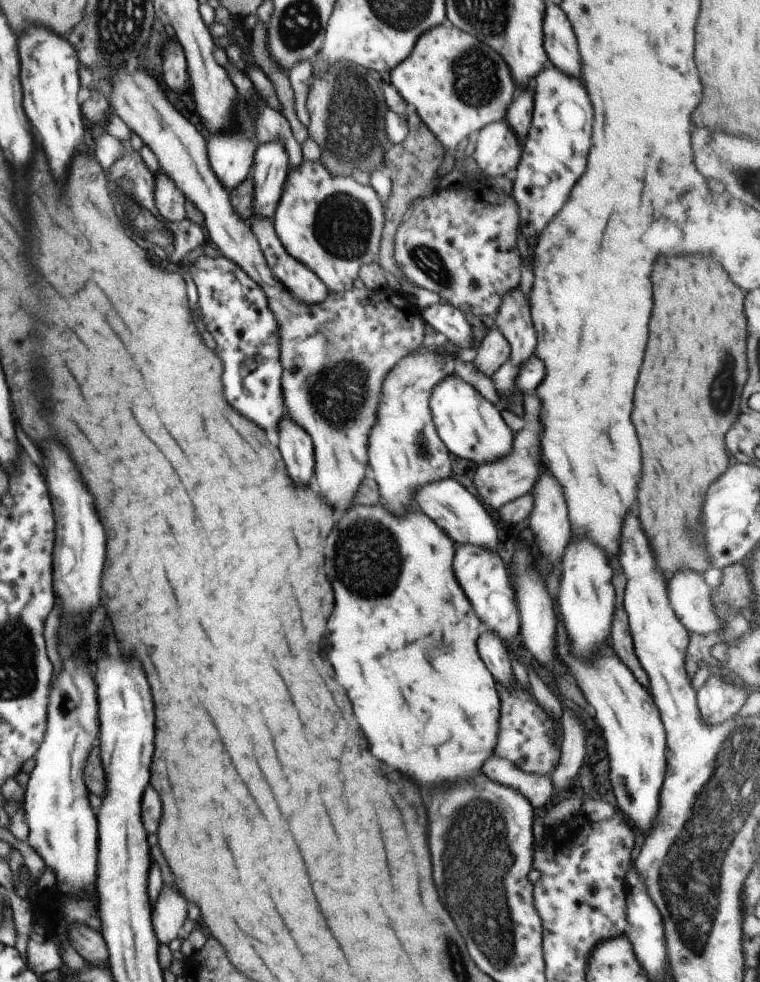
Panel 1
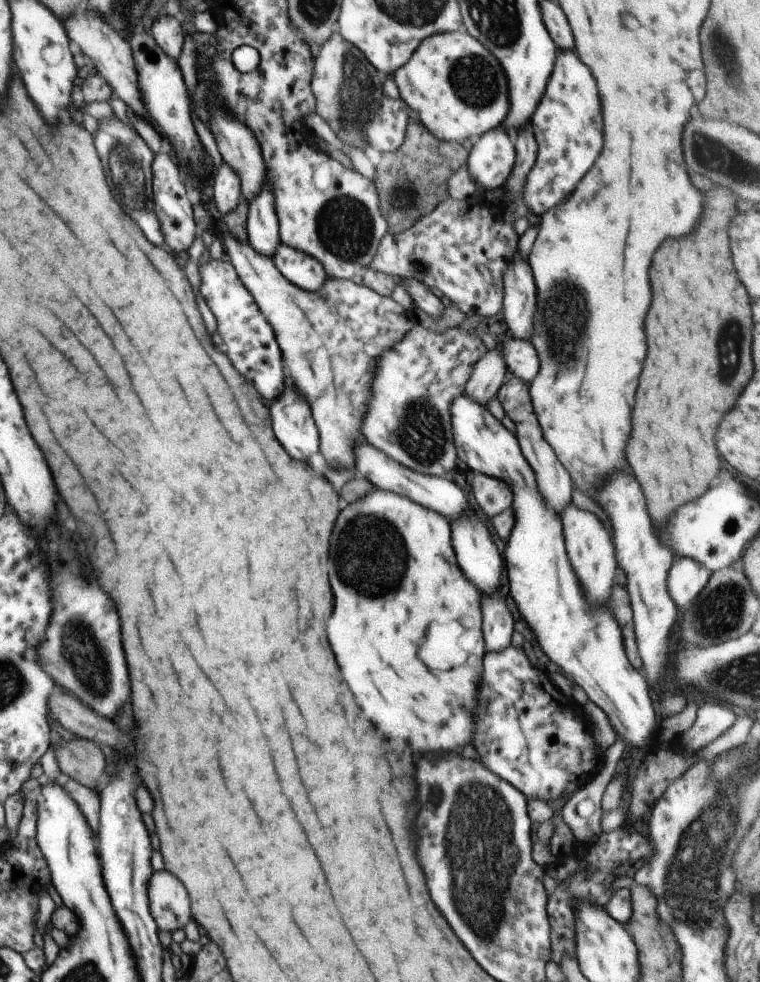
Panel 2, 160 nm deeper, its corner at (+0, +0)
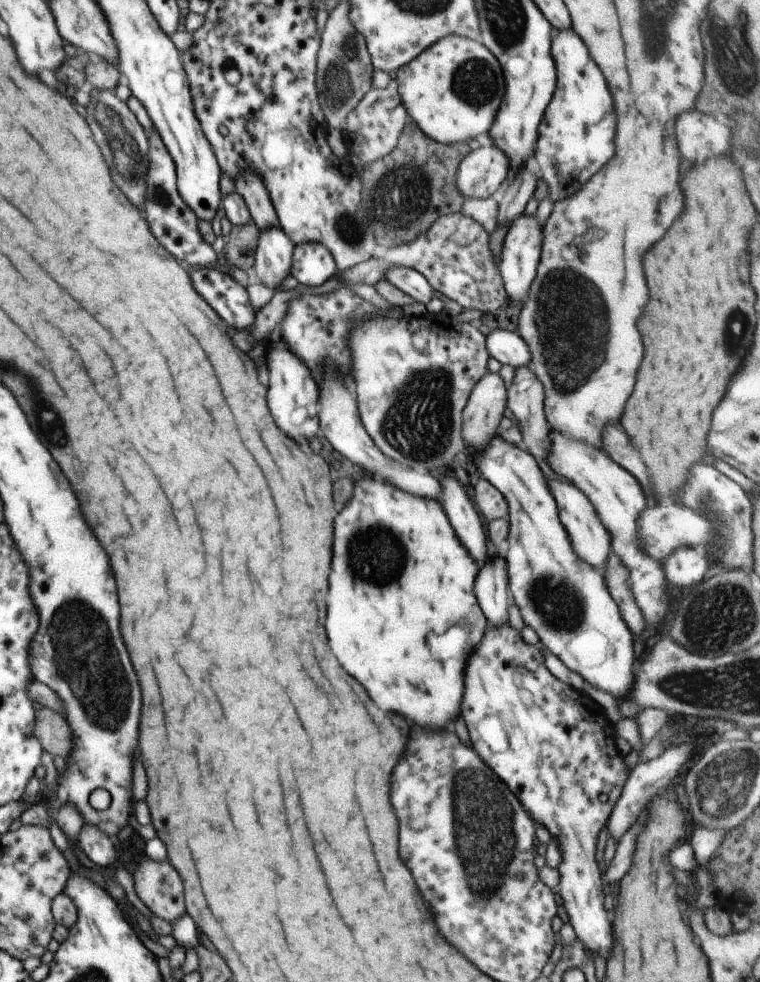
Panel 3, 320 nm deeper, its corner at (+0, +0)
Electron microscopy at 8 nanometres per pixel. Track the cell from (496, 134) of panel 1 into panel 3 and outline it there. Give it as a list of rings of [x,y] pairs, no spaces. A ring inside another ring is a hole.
[[[488,134],[478,137],[480,146],[471,150],[459,164],[457,187],[464,198],[497,197],[509,180],[510,166],[506,155],[492,144]]]

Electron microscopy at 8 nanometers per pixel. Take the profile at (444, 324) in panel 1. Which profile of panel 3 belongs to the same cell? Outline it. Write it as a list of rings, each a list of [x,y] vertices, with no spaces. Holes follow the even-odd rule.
[[[396,265],[390,267],[383,278],[420,304],[426,305],[434,297],[430,283],[415,268]]]

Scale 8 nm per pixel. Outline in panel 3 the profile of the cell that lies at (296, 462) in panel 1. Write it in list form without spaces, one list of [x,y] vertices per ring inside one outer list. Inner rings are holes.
[[[275,332],[270,338],[270,352],[266,358],[268,368],[268,408],[278,422],[278,426],[294,440],[300,436],[314,438],[318,432],[319,420],[319,392],[310,368],[306,368],[303,360],[298,360],[292,351],[282,342],[280,336]]]

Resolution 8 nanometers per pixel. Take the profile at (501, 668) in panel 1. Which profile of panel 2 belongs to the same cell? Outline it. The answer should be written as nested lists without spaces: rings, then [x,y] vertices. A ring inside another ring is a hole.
[[[499,591],[481,594],[483,635],[486,651],[501,651],[511,644],[514,632],[514,618]]]

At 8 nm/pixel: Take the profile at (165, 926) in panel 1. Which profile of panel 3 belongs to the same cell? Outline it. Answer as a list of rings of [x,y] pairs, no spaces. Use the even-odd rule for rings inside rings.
[[[146,858],[138,866],[133,868],[132,874],[138,898],[156,916],[174,922],[184,914],[184,886],[182,886],[182,880],[180,880],[178,872],[166,860],[158,862]]]

